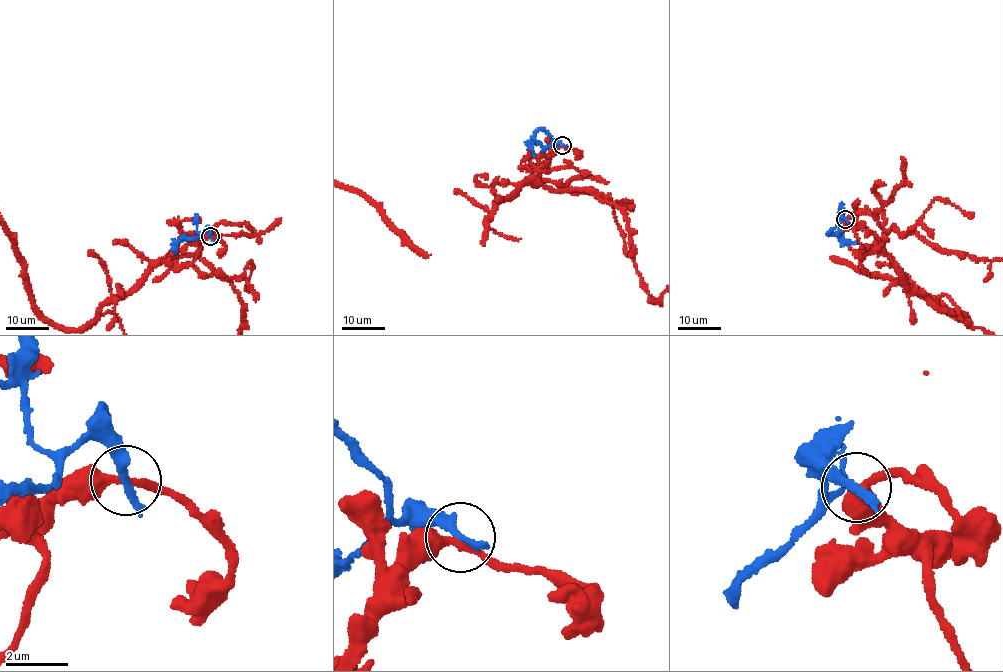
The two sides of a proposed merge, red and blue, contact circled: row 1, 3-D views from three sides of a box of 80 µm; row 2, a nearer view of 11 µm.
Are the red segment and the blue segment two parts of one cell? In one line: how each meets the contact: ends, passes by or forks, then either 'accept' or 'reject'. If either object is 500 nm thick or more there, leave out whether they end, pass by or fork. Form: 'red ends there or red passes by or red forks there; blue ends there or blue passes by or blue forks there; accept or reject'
red passes by; blue ends there; reject

